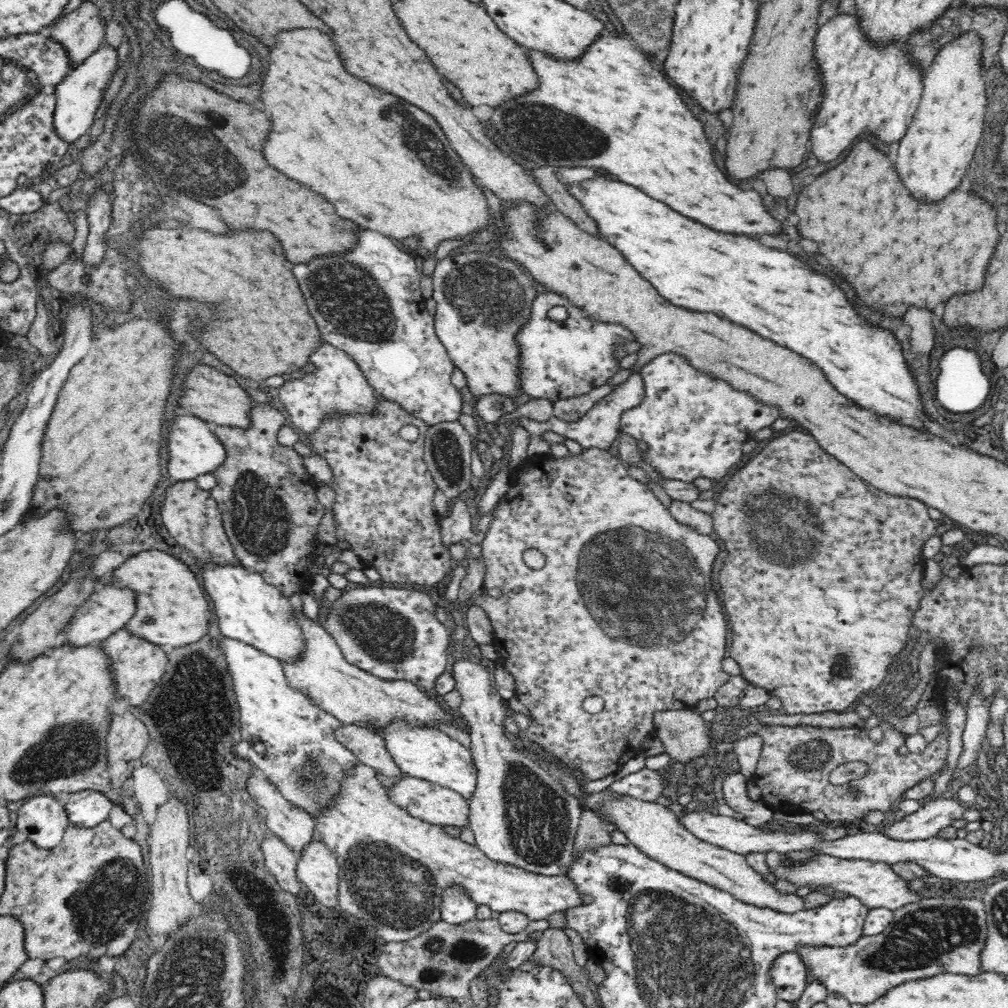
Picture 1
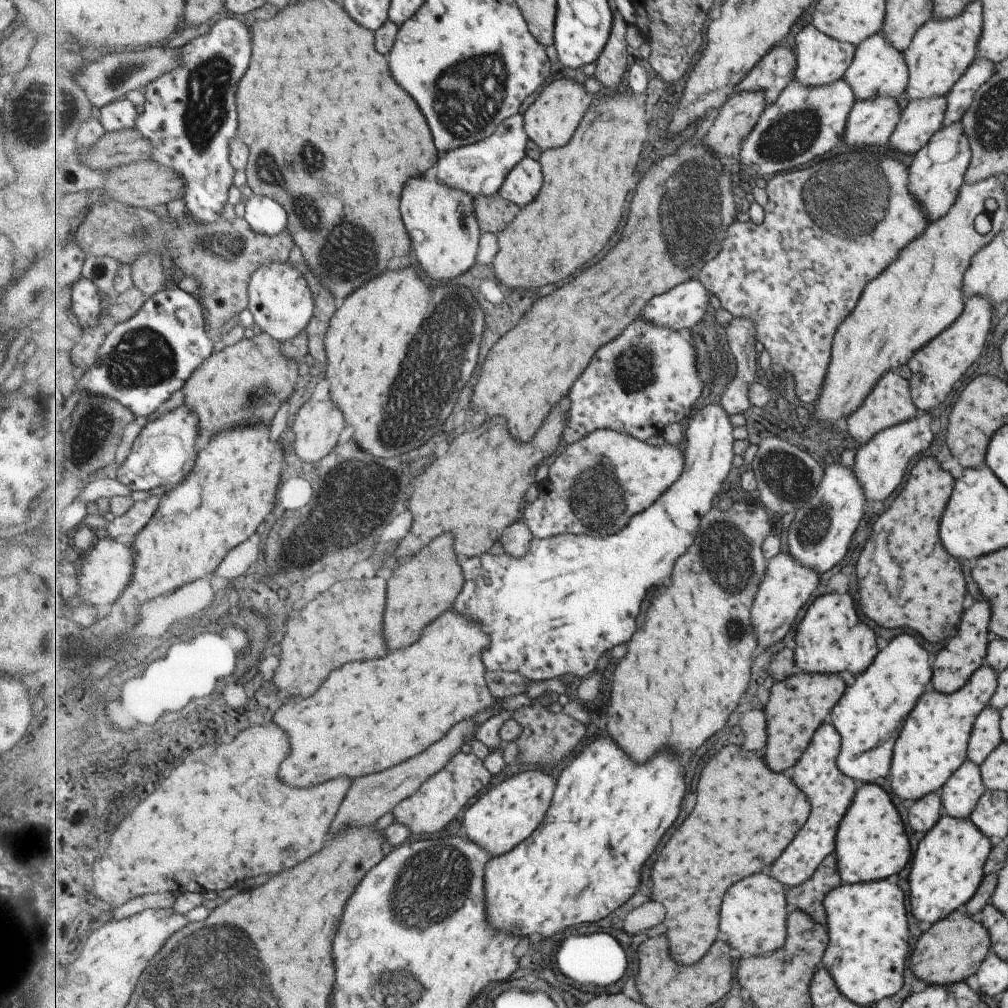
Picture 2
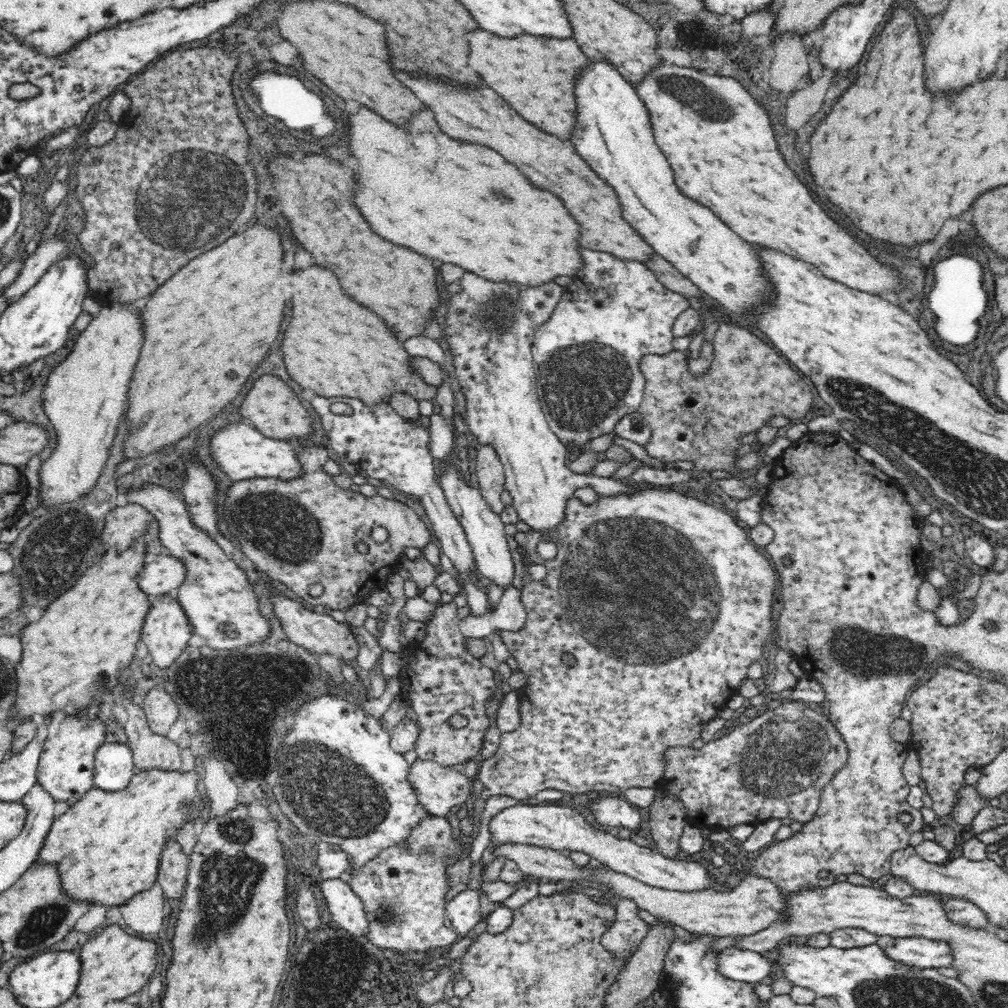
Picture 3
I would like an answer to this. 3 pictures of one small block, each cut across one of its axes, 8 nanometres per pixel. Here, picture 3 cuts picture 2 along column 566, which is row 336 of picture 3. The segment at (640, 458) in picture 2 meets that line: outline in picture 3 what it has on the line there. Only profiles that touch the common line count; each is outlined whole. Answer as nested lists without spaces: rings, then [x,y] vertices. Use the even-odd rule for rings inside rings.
[[[466,274],[460,282],[460,294],[451,296],[446,304],[446,322],[444,331],[451,354],[456,381],[466,399],[466,422],[470,432],[480,443],[494,443],[505,472],[505,490],[512,496],[512,506],[518,514],[518,520],[530,526],[530,530],[541,537],[543,542],[556,544],[559,527],[566,520],[568,500],[578,488],[593,486],[600,496],[634,496],[642,488],[624,480],[603,477],[594,474],[575,473],[564,463],[565,447],[552,432],[542,412],[535,385],[535,366],[531,346],[535,332],[544,324],[563,295],[564,287],[554,281],[536,288],[517,287],[508,282],[496,284],[486,282],[474,274]]]

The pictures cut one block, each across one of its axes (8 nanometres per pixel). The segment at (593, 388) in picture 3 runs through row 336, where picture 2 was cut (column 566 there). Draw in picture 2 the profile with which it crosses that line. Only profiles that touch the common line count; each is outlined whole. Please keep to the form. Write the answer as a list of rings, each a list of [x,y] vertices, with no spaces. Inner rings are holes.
[[[707,404],[701,411],[698,411],[690,418],[688,424],[687,434],[687,446],[685,446],[685,460],[687,464],[685,466],[684,475],[681,479],[672,487],[669,488],[665,495],[661,496],[661,499],[657,500],[657,503],[653,504],[651,508],[647,508],[645,512],[637,514],[635,518],[631,520],[627,527],[617,531],[615,534],[607,536],[591,536],[591,535],[574,535],[560,534],[552,536],[546,539],[540,539],[535,537],[532,540],[531,548],[525,556],[521,558],[512,557],[509,553],[504,552],[500,555],[493,555],[489,553],[483,553],[479,557],[473,557],[467,560],[461,560],[461,568],[465,572],[464,590],[458,596],[458,599],[454,603],[454,610],[460,615],[473,619],[484,629],[486,633],[491,637],[490,648],[485,647],[483,651],[484,665],[488,670],[507,670],[511,673],[517,672],[528,679],[532,680],[549,680],[549,678],[557,678],[557,676],[563,676],[564,674],[572,674],[575,676],[576,681],[578,678],[583,678],[587,674],[591,674],[595,668],[601,665],[603,661],[603,654],[611,648],[615,648],[617,644],[628,643],[637,630],[637,614],[641,612],[641,606],[643,602],[647,600],[647,594],[651,594],[651,600],[653,600],[653,594],[655,590],[660,587],[669,587],[674,583],[674,567],[678,562],[680,556],[683,556],[689,548],[696,542],[698,535],[702,530],[702,520],[705,520],[705,514],[709,514],[711,510],[718,503],[721,490],[725,490],[725,480],[733,468],[733,458],[735,454],[731,453],[731,443],[733,442],[733,424],[729,420],[729,412],[723,408],[723,404]]]

